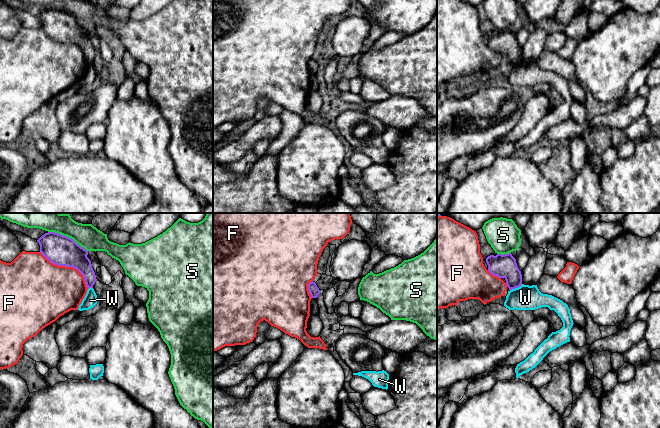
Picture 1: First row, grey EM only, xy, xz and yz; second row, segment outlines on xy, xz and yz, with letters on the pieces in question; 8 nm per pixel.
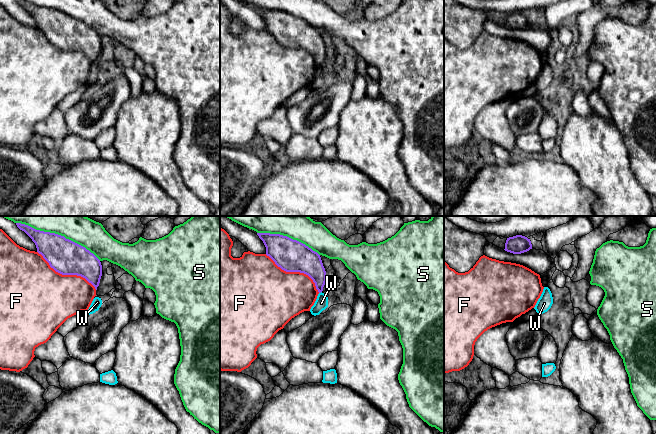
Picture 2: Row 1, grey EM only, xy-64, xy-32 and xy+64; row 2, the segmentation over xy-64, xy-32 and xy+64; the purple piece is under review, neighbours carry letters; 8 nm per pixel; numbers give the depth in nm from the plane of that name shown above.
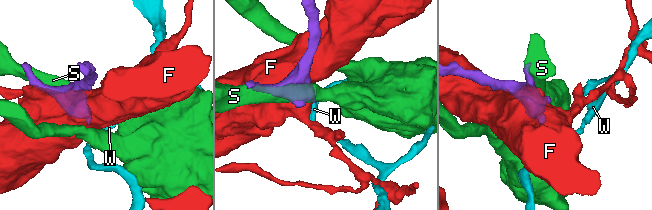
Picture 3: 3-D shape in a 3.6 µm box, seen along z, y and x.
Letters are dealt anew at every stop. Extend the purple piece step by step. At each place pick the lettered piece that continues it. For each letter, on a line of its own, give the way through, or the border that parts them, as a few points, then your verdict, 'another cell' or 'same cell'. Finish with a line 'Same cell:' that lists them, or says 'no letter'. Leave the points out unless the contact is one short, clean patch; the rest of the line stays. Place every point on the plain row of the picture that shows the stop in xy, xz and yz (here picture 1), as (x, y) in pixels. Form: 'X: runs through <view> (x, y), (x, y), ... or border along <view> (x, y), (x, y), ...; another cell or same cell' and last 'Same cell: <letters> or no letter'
F: another cell
S: another cell
W: border along yz (521, 61), (510, 66); another cell
Same cell: no letter

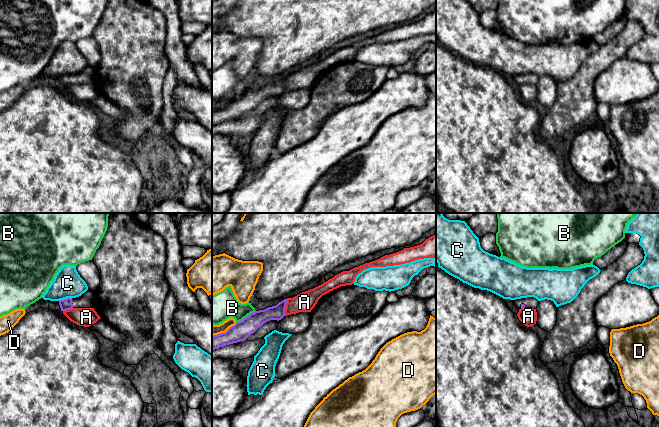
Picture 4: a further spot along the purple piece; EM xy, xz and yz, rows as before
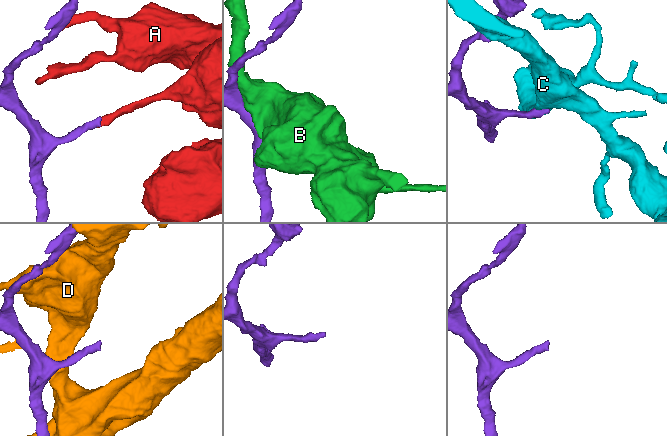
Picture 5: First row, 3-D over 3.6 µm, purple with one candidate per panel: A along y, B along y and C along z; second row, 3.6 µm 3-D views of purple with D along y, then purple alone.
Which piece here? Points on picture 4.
A: border along xz (287, 75), (284, 91); another cell
B: another cell
C: border along xy (71, 74), (59, 77); another cell
D: another cell
Same cell: no letter

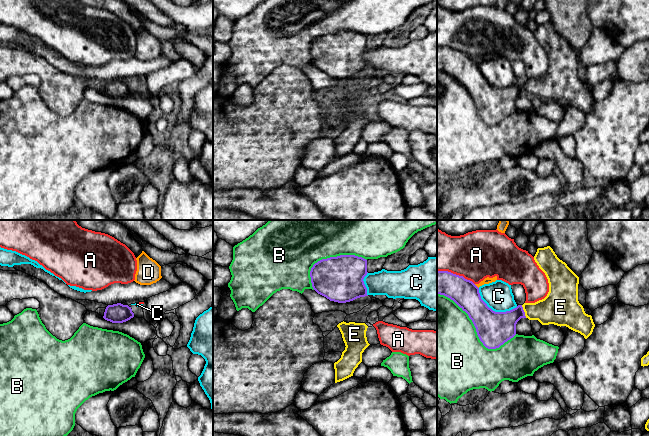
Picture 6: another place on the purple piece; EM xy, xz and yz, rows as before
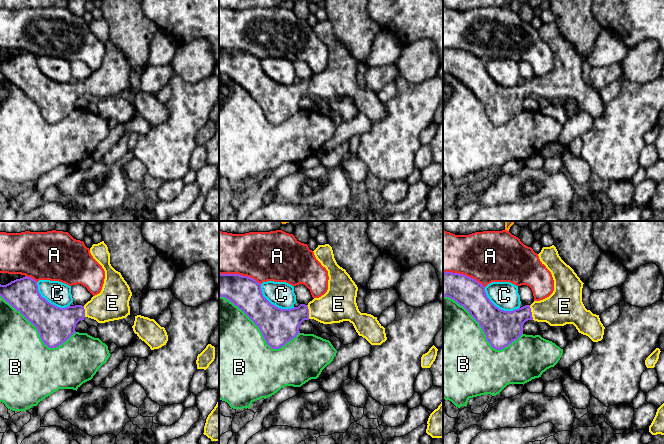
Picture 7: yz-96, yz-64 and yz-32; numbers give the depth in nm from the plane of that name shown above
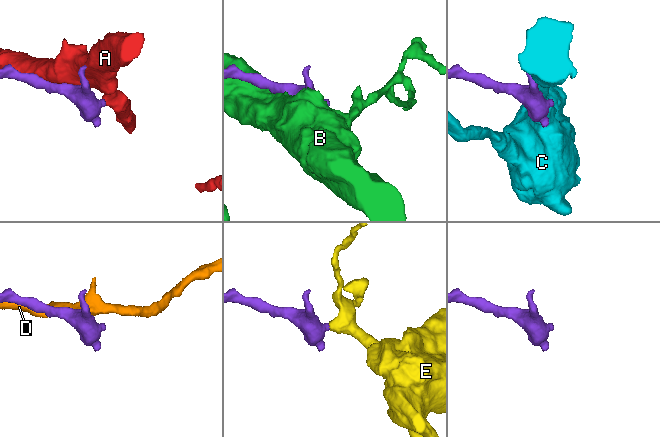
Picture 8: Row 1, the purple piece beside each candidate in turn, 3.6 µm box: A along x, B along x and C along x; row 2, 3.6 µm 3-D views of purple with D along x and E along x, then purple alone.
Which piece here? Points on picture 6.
A: another cell
B: another cell
C: another cell
D: another cell
E: runs through yz (497, 104), (523, 87), (548, 87), (554, 85); same cell
Same cell: E

